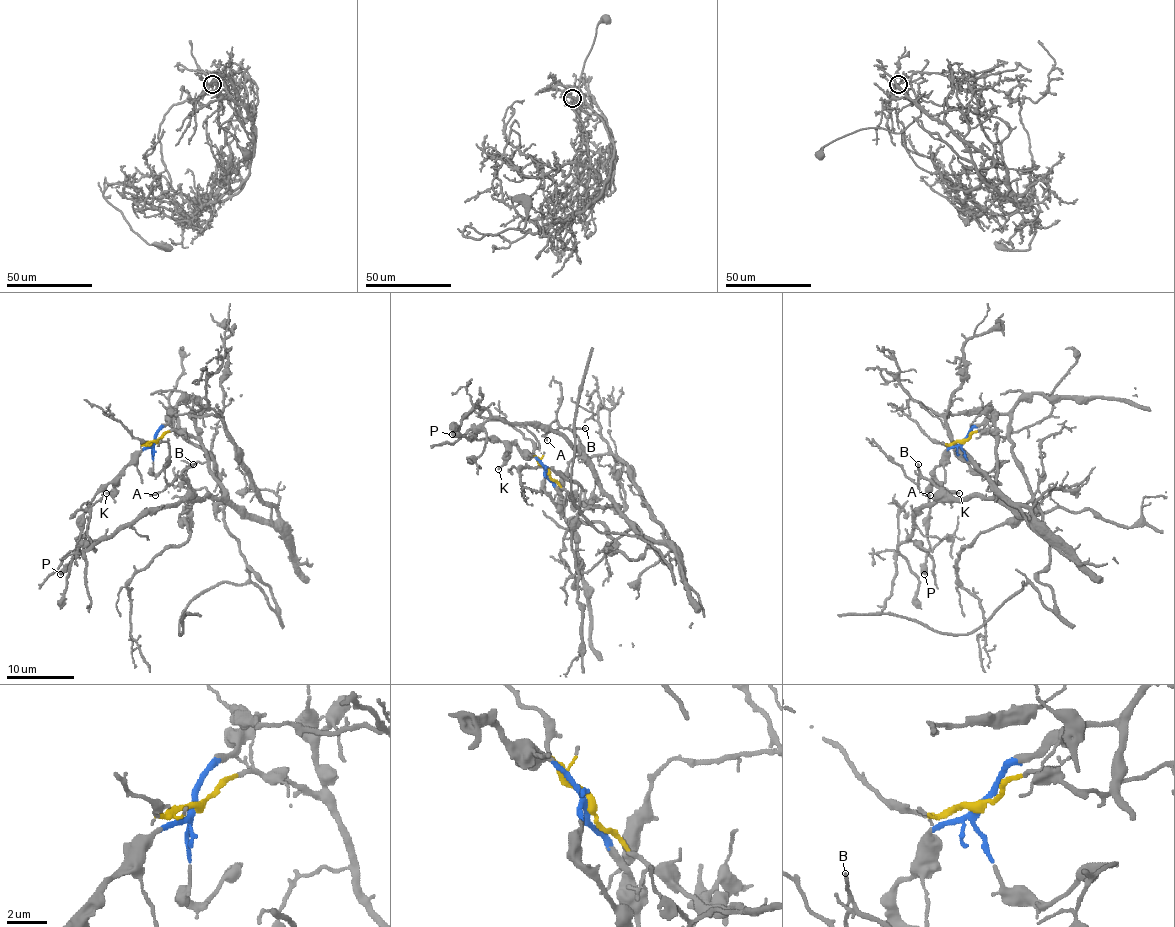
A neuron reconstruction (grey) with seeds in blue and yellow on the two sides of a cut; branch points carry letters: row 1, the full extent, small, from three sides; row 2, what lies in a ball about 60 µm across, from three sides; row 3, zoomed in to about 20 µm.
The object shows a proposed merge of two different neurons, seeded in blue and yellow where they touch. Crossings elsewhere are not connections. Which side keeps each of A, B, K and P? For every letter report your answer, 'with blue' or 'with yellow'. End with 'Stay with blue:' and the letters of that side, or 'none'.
A: with yellow
B: with yellow
K: with blue
P: with blue
Stay with blue: K, P

